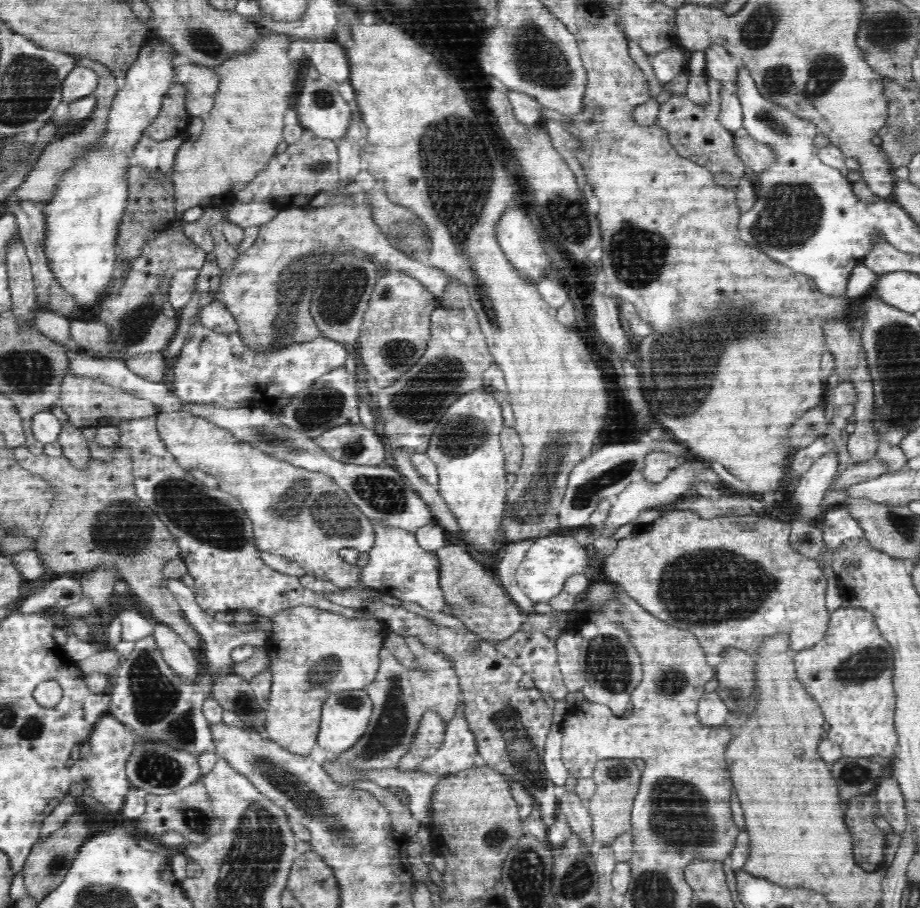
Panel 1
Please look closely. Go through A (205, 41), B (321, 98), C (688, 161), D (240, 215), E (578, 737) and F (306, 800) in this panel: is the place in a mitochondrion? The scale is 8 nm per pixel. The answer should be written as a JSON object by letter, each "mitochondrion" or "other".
{"A":"mitochondrion","B":"mitochondrion","C":"other","D":"other","E":"other","F":"mitochondrion"}

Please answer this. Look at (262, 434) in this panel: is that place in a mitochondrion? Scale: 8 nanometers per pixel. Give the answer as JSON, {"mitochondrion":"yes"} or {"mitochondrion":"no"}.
{"mitochondrion":"yes"}

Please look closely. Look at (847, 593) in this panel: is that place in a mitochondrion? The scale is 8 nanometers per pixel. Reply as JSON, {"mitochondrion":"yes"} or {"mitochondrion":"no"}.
{"mitochondrion":"no"}

